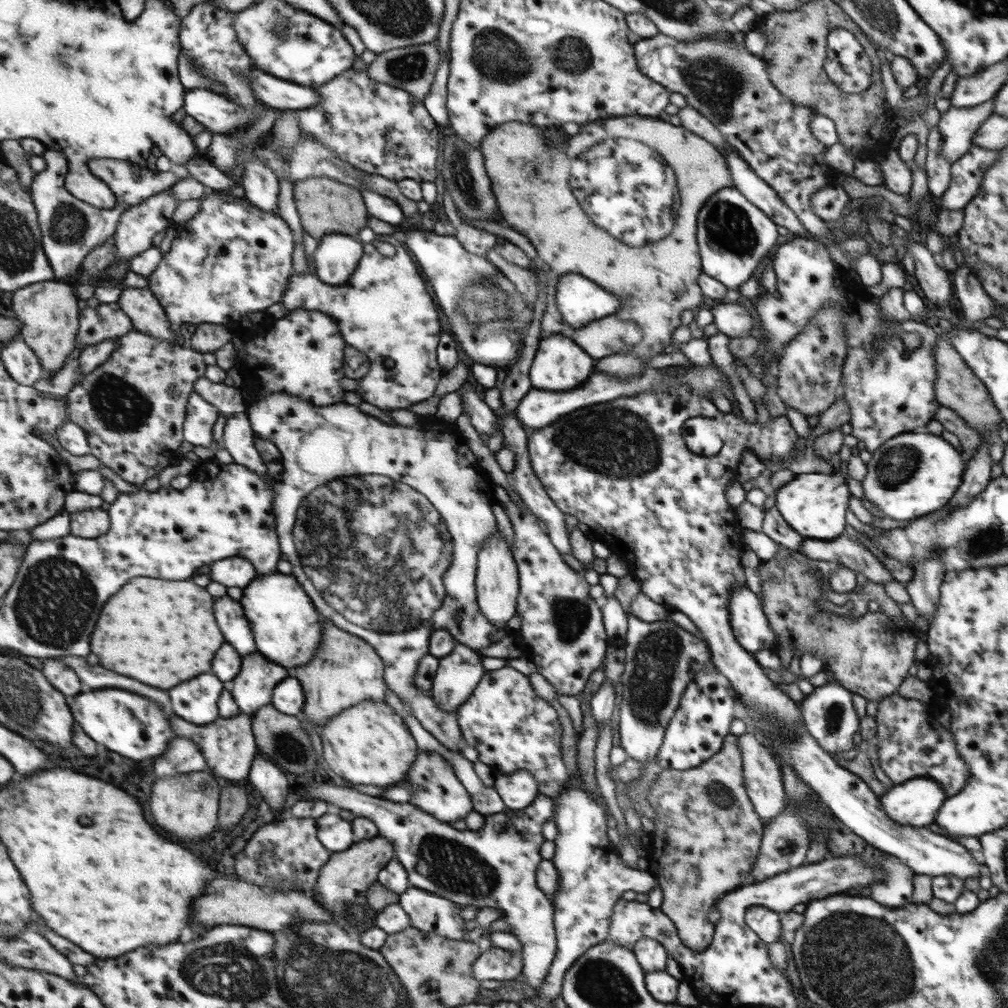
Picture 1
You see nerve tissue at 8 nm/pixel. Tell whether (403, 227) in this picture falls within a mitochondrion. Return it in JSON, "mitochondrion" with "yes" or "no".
{"mitochondrion":"no"}

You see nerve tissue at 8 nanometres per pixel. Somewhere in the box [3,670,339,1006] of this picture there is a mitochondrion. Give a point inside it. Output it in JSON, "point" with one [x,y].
{"point":[227,970]}

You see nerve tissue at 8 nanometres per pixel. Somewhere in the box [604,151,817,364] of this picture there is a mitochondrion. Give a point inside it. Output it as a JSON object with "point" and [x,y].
{"point":[727,227]}

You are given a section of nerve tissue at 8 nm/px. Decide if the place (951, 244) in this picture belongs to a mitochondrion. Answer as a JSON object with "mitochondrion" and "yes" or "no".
{"mitochondrion":"no"}

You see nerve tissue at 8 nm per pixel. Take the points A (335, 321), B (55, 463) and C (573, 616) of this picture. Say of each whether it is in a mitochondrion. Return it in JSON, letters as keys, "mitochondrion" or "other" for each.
{"A":"other","B":"other","C":"mitochondrion"}

